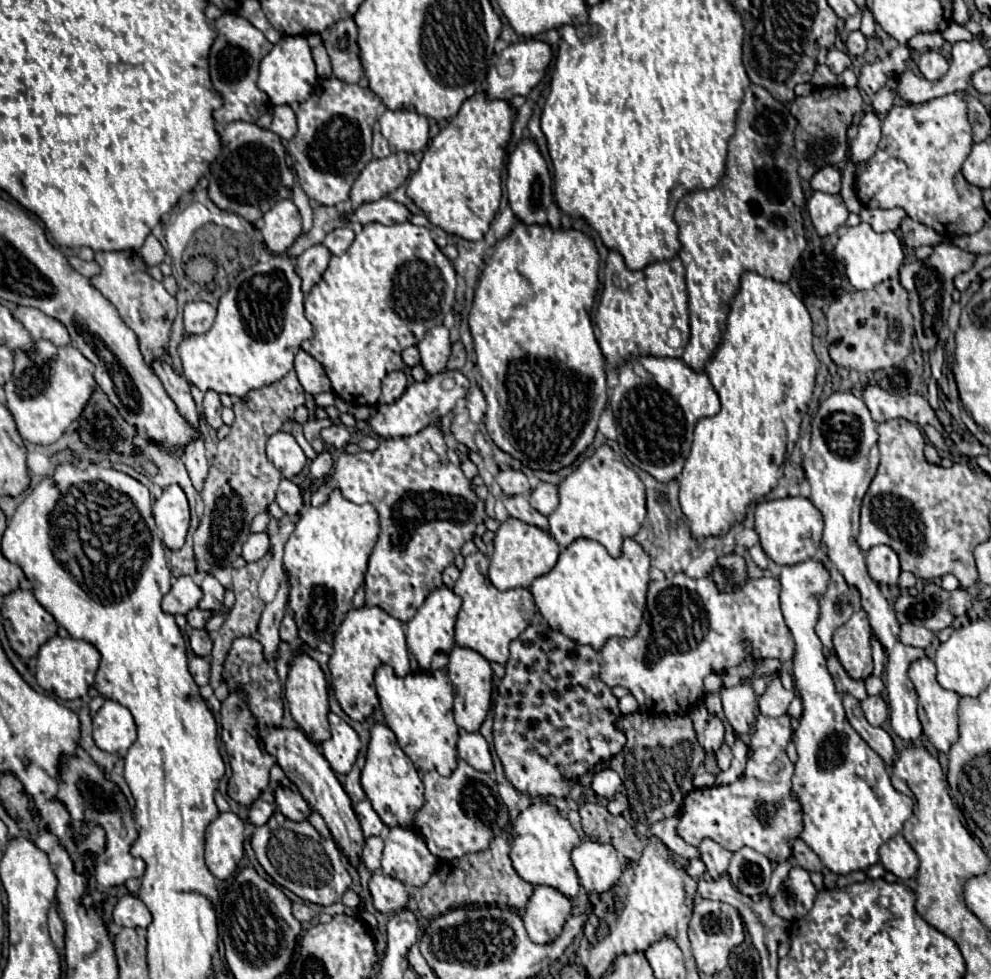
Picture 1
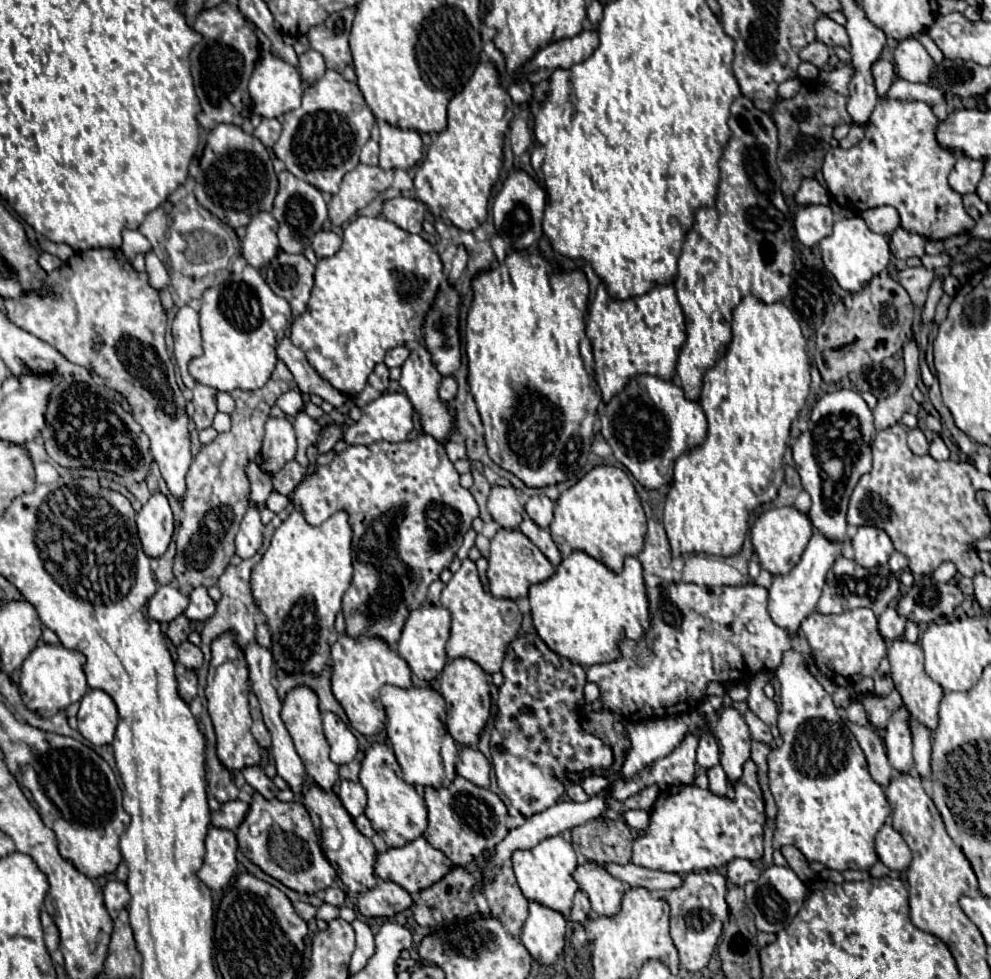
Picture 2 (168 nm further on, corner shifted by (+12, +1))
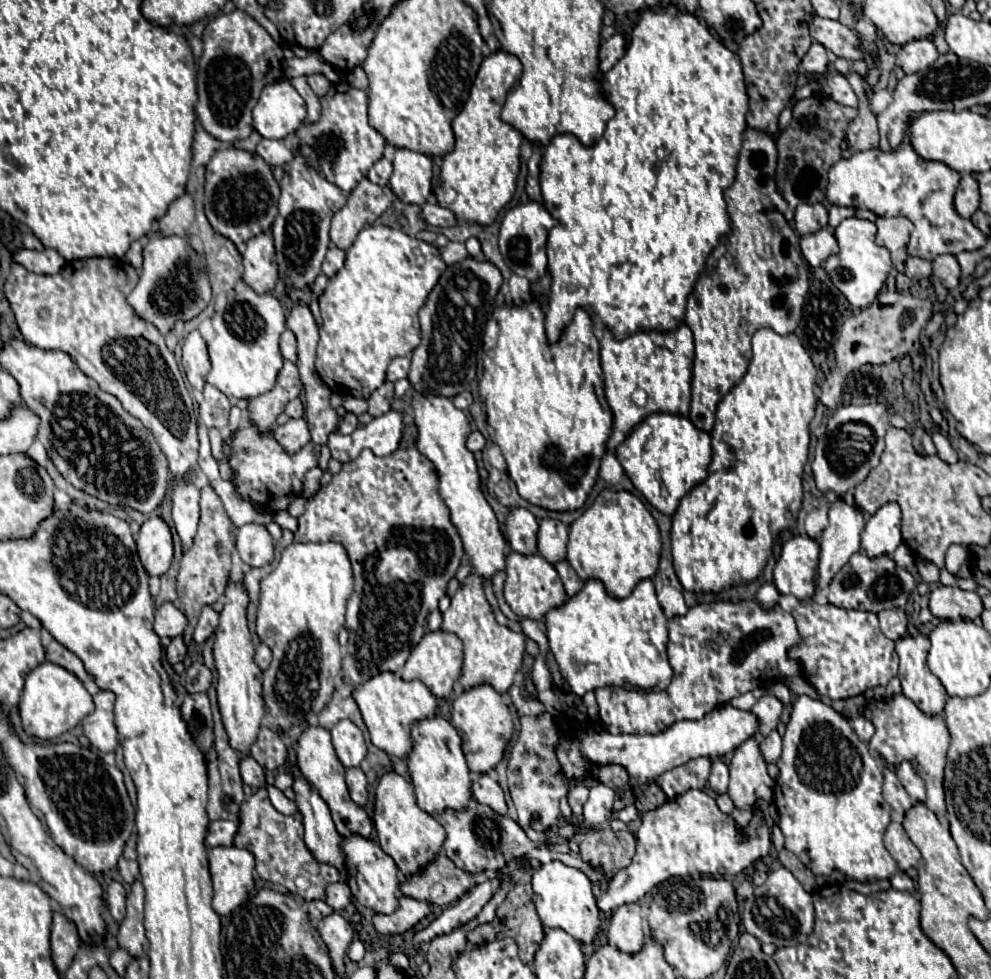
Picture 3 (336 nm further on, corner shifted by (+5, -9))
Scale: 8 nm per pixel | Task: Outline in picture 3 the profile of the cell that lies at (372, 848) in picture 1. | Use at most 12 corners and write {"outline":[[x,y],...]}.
{"outline":[[304,728],[296,758],[342,836],[372,834],[324,728]]}

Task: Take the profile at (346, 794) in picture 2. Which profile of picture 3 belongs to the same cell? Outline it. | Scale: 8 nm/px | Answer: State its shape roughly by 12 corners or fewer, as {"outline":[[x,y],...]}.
{"outline":[[362,768],[346,770],[350,798],[364,806],[368,800]]}

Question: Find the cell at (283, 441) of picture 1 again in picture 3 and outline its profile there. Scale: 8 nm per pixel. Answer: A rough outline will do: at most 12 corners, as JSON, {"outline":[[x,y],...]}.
{"outline":[[304,418],[276,426],[274,436],[290,454],[310,442]]}

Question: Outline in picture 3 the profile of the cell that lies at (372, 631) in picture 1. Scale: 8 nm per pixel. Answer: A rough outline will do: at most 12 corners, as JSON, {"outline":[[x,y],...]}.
{"outline":[[382,672],[354,690],[374,746],[406,758],[438,714],[418,680]]}

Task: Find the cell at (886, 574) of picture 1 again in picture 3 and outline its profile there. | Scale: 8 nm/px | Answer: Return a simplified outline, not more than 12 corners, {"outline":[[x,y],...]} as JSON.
{"outline":[[886,502],[868,518],[862,550],[874,558],[900,542],[900,506]]}

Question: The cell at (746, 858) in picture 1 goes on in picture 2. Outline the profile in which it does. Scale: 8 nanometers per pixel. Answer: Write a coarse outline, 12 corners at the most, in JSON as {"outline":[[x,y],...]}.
{"outline":[[745,858],[727,864],[727,880],[739,888],[761,876]]}

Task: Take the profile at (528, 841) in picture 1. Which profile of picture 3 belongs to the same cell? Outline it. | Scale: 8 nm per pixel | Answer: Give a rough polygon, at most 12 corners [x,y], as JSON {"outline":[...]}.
{"outline":[[558,860],[532,876],[546,928],[582,944],[602,922],[592,882]]}

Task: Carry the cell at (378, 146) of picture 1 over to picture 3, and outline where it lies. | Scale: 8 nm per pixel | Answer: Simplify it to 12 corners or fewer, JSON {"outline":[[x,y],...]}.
{"outline":[[386,158],[370,168],[368,180],[386,186],[392,162]]}

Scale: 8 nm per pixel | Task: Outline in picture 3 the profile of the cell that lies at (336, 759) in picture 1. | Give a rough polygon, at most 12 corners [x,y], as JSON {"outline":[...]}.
{"outline":[[350,720],[332,728],[332,744],[346,768],[366,756],[362,730]]}

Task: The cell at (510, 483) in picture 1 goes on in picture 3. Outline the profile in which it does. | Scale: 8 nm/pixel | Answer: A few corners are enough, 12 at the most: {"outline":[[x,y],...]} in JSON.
{"outline":[[526,508],[506,518],[508,544],[518,554],[536,554],[538,522]]}

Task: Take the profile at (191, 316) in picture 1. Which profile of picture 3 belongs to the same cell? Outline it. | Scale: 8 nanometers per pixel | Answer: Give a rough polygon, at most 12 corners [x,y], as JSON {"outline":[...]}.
{"outline":[[198,330],[182,346],[182,366],[192,388],[202,390],[210,372]]}

